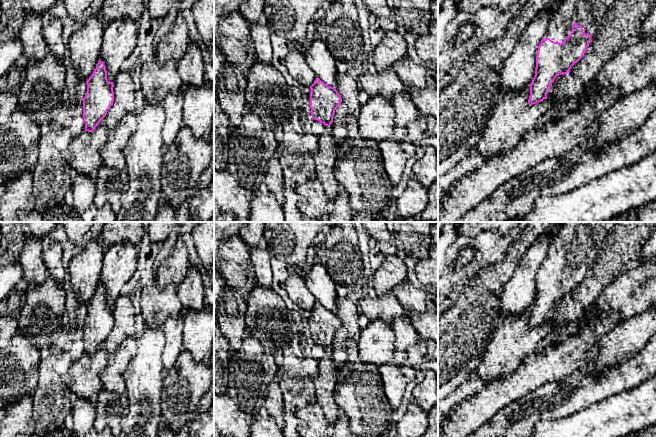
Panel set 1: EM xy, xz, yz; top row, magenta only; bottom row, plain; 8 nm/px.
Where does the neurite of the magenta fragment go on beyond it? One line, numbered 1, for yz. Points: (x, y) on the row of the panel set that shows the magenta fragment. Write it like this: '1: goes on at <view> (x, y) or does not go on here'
1: goes on at yz (589, 14)

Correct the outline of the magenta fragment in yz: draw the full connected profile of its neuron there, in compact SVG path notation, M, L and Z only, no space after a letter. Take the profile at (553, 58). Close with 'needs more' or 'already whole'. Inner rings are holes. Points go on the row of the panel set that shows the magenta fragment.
M563 0L551 17L546 35L541 40L537 55L535 76L530 84L528 104L547 99L550 86L558 75L567 74L585 54L590 41L595 37L606 9L614 0Z | needs more

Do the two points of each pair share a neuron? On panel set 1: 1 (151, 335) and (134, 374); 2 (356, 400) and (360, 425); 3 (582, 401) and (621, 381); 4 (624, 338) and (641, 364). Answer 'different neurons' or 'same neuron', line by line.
1: same neuron
2: same neuron
3: same neuron
4: different neurons

